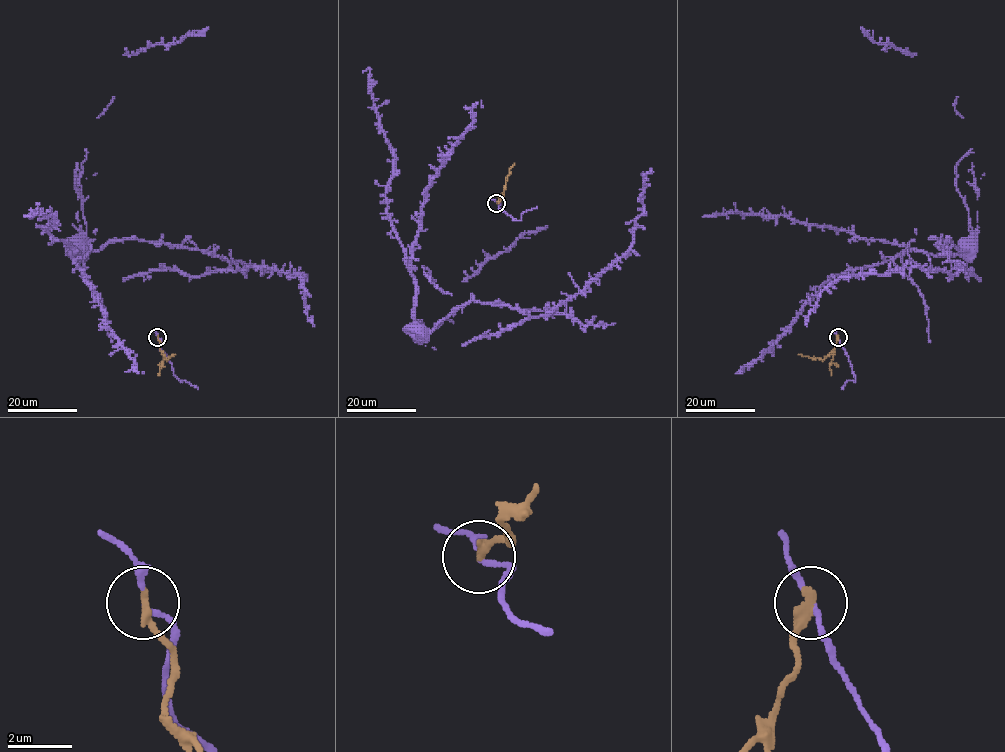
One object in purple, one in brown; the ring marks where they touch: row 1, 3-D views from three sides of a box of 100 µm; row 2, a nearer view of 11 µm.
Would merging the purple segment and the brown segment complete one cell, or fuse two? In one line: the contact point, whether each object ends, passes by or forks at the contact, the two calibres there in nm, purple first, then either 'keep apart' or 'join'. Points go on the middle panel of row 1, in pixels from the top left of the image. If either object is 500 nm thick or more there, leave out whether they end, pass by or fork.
(496, 203) | purple passes by | brown ends | 140/340 nm | keep apart

